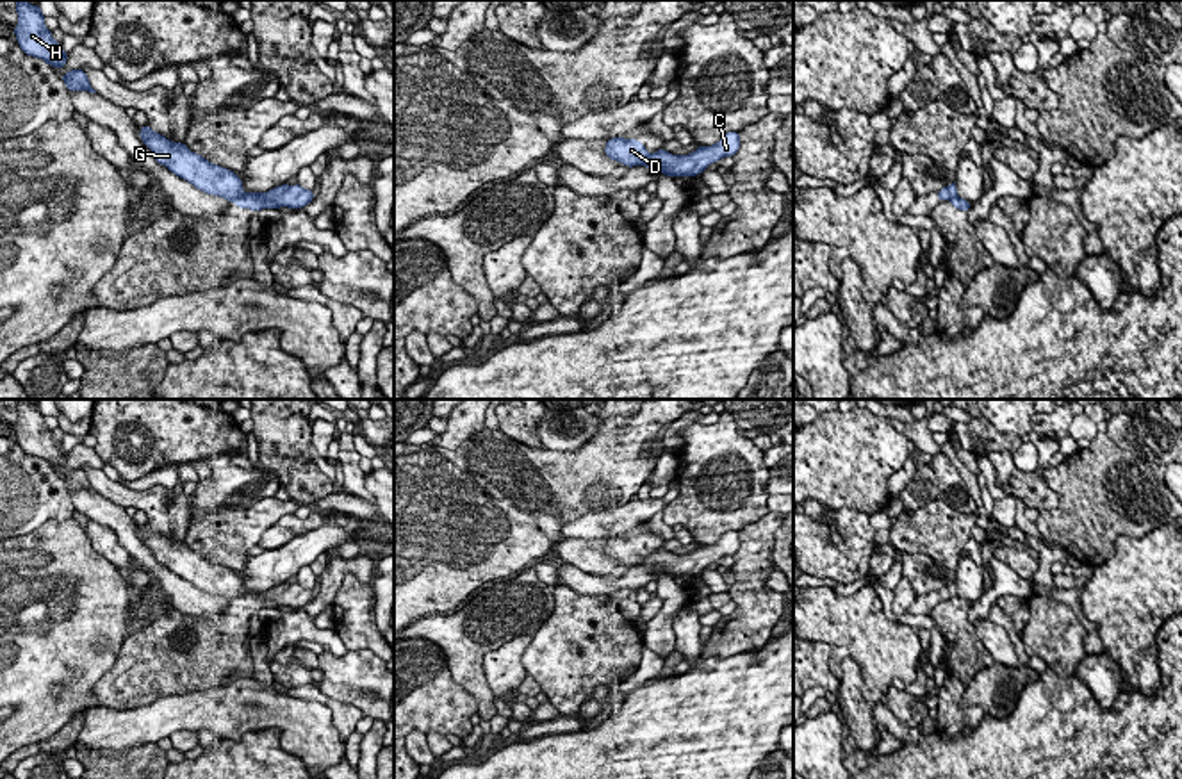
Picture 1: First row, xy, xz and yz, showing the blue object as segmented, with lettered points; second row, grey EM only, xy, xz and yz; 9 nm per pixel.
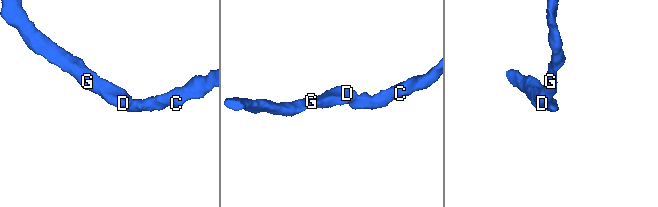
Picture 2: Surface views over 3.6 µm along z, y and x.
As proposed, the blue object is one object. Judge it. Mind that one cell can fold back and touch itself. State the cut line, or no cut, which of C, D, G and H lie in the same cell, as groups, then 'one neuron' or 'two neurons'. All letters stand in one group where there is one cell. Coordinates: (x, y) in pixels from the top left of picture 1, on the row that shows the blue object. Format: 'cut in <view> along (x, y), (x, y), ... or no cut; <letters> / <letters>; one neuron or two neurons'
cut in xy along (245, 195), (232, 202); C / D G H; two neurons

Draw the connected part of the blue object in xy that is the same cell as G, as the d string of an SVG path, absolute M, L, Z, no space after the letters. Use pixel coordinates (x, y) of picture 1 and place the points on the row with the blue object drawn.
M148 125L141 127L139 137L152 150L159 164L193 184L196 189L223 196L232 203L244 196L242 182L235 171L209 162L182 143L171 143Z

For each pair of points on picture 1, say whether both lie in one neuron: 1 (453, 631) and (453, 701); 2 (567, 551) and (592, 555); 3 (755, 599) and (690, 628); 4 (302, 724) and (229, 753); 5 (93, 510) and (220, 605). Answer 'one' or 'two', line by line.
1: two
2: one
3: two
4: two
5: one

